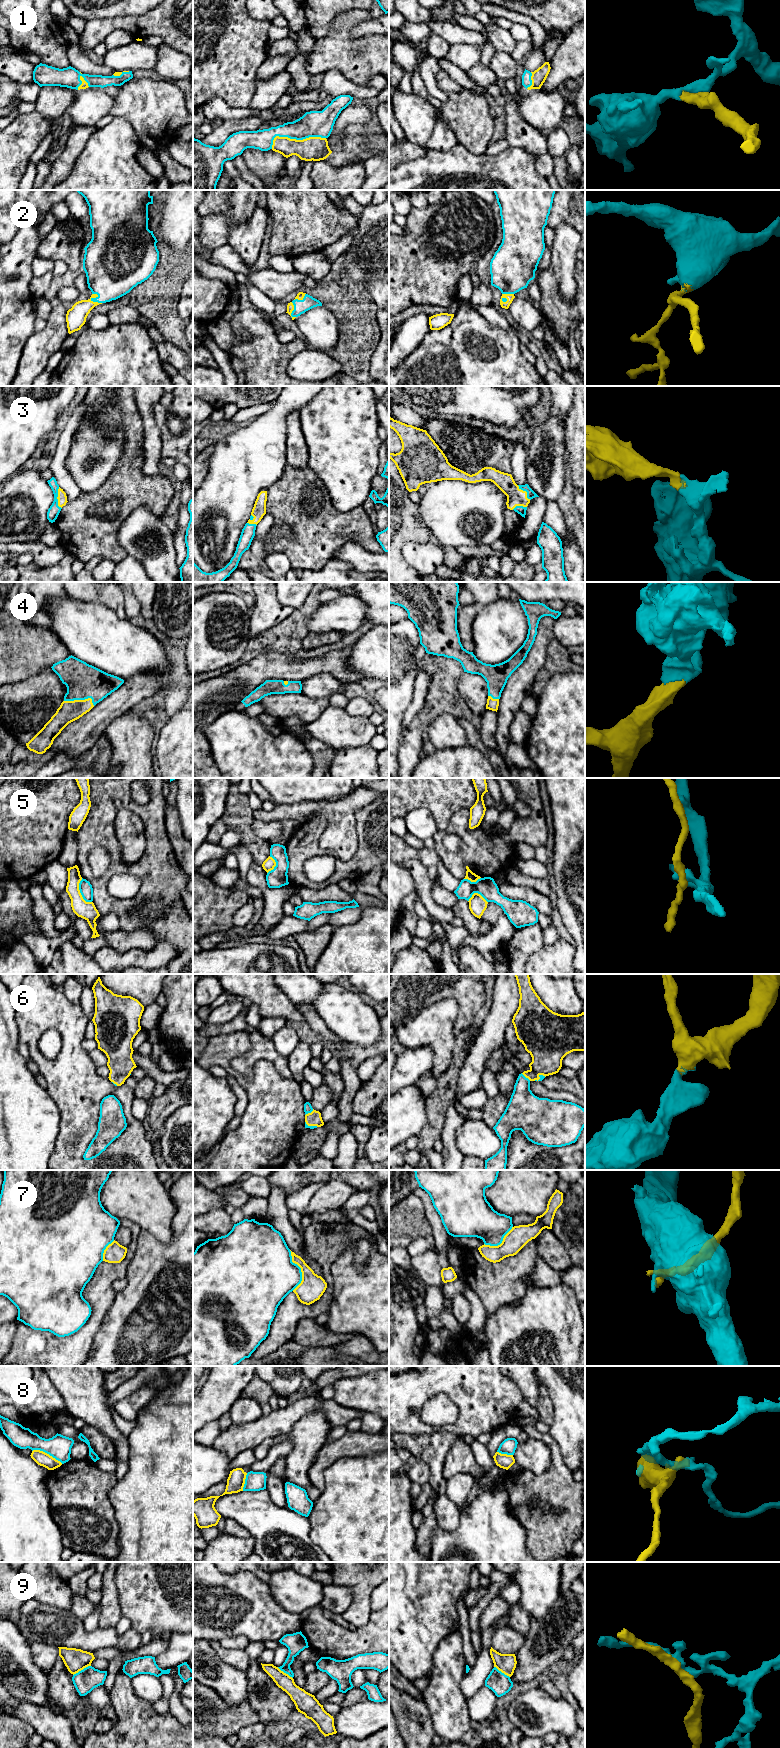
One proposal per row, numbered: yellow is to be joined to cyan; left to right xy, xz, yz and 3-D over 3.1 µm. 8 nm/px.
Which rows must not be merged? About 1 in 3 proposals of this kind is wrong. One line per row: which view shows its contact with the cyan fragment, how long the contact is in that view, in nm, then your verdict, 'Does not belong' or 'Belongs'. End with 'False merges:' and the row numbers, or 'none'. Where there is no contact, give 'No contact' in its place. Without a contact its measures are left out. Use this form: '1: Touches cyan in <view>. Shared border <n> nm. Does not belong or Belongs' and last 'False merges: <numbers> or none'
1: Touches cyan in xz. Shared border 440 nm. Belongs
2: Touches cyan in xy. Shared border 120 nm. Belongs
3: Touches cyan in xy. Shared border 180 nm. Belongs
4: Touches cyan in xy. Shared border 260 nm. Belongs
5: Touches cyan in xy. Shared border 220 nm. Does not belong
6: Touches cyan in xz. Shared border 90 nm. Belongs
7: Touches cyan in xz. Shared border 320 nm. Does not belong
8: Touches cyan in xy. Shared border 260 nm. Does not belong
9: Touches cyan in xy. Shared border 170 nm. Does not belong
False merges: 5, 7, 8, 9

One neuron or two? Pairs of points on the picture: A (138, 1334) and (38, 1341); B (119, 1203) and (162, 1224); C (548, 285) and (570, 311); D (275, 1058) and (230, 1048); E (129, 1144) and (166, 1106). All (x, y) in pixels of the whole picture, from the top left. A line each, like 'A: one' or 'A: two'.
A: two
B: one
C: one
D: two
E: two

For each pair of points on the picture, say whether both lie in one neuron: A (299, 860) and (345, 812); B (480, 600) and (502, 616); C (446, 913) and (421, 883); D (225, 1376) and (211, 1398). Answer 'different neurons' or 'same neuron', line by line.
A: different neurons
B: different neurons
C: same neuron
D: same neuron

